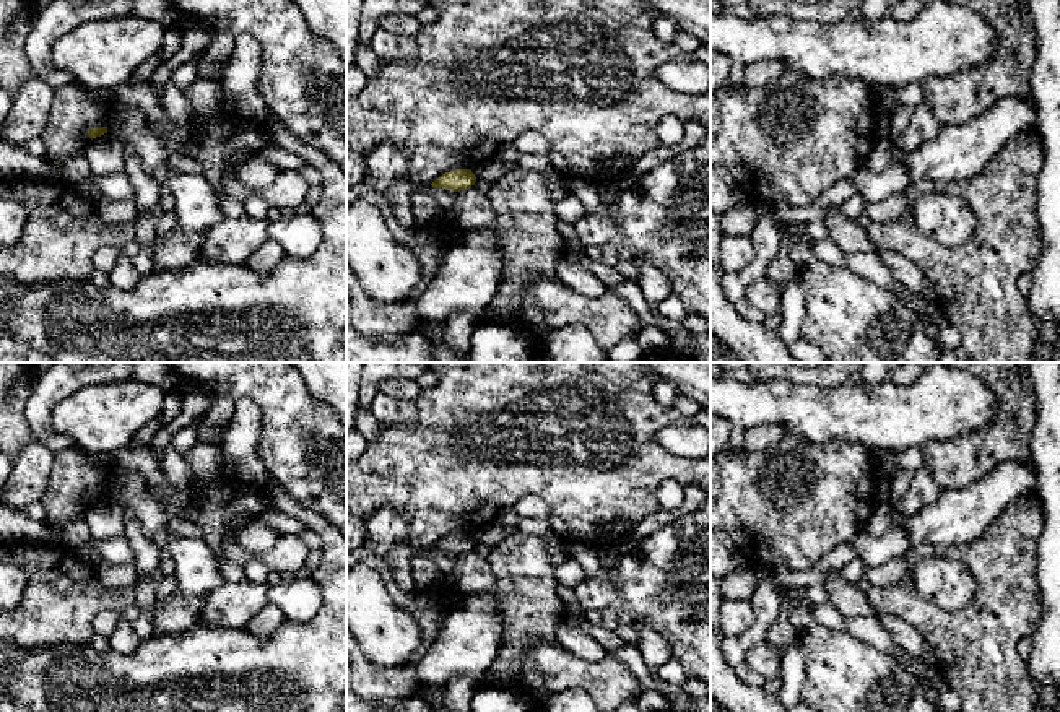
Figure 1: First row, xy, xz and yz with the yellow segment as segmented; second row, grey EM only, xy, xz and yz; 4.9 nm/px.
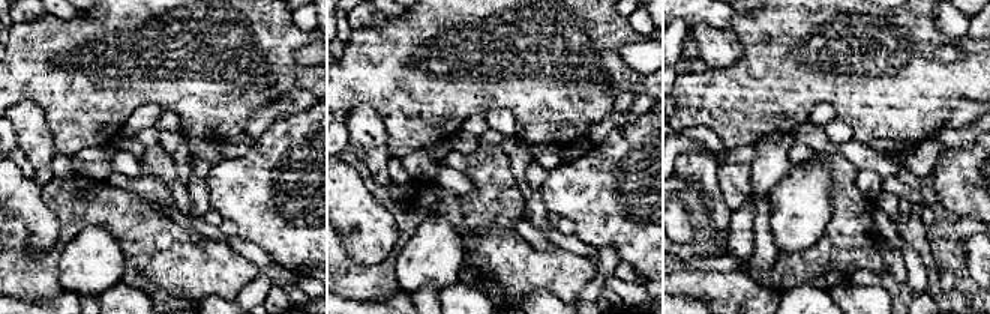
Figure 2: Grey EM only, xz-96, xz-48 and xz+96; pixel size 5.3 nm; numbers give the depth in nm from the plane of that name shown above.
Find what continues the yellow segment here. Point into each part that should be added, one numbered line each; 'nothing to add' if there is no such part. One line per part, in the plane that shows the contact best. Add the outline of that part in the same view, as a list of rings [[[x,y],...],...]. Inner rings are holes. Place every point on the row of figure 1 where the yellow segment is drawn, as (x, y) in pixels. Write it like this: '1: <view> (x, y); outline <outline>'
nothing to add

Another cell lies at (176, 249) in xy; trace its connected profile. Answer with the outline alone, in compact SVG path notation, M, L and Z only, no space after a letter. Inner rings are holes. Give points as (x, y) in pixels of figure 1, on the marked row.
M174 229L159 237L154 236L151 242L154 267L177 270L202 260L205 236L200 232L184 232L180 229Z

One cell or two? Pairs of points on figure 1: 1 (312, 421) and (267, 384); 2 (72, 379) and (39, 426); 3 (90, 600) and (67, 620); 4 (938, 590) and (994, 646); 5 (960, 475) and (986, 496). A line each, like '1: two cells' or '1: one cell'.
1: one cell
2: one cell
3: one cell
4: two cells
5: two cells

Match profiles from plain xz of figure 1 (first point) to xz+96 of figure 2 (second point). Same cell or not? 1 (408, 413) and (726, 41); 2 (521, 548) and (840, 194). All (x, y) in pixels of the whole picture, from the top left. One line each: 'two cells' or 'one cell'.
1: one cell
2: one cell

